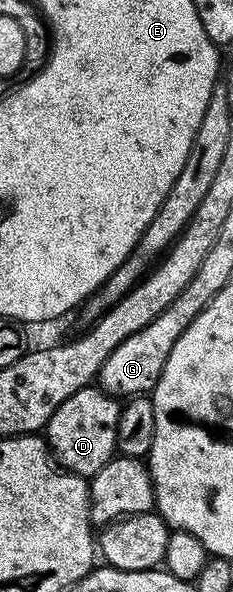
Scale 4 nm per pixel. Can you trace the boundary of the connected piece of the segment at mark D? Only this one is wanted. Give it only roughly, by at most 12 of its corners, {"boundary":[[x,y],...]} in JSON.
{"boundary":[[90,385],[45,426],[66,471],[92,477],[115,458],[122,404]]}

